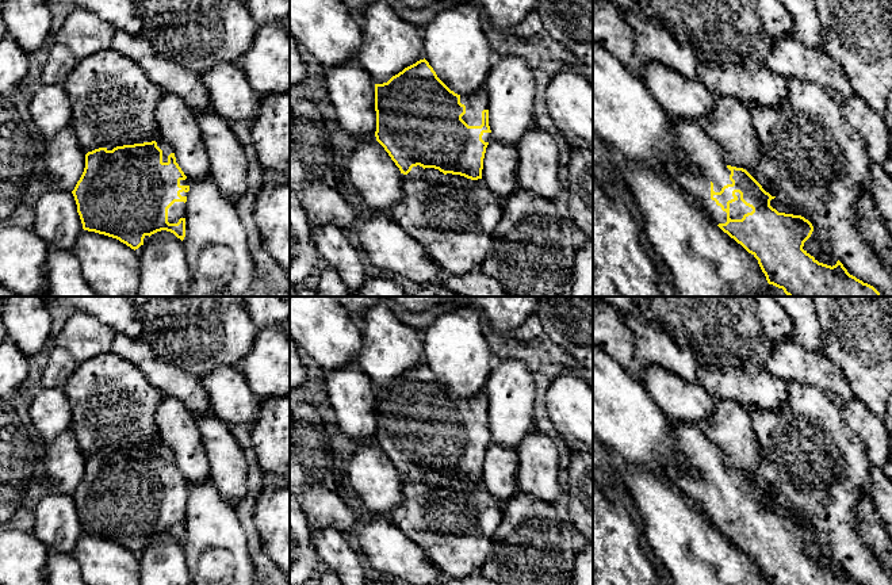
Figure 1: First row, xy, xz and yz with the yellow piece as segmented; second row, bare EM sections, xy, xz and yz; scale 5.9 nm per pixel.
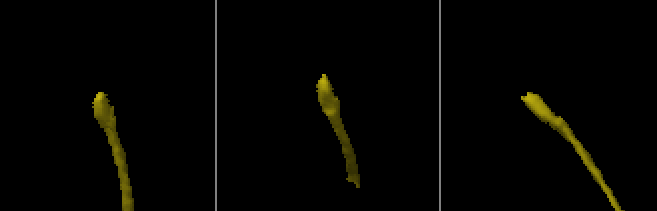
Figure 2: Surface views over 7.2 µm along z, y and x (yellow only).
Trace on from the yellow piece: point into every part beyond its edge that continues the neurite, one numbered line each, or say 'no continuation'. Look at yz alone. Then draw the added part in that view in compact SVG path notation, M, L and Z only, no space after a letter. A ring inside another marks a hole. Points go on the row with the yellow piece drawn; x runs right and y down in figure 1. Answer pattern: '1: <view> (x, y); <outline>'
1: yz (707, 163); M670 116L671 133L679 148L688 154L685 167L667 165L669 177L677 183L715 222L726 223L727 213L711 199L711 191L720 192L730 180L726 153L697 121Z

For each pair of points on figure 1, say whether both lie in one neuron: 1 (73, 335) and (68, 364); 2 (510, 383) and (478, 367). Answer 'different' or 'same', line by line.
1: different
2: different

